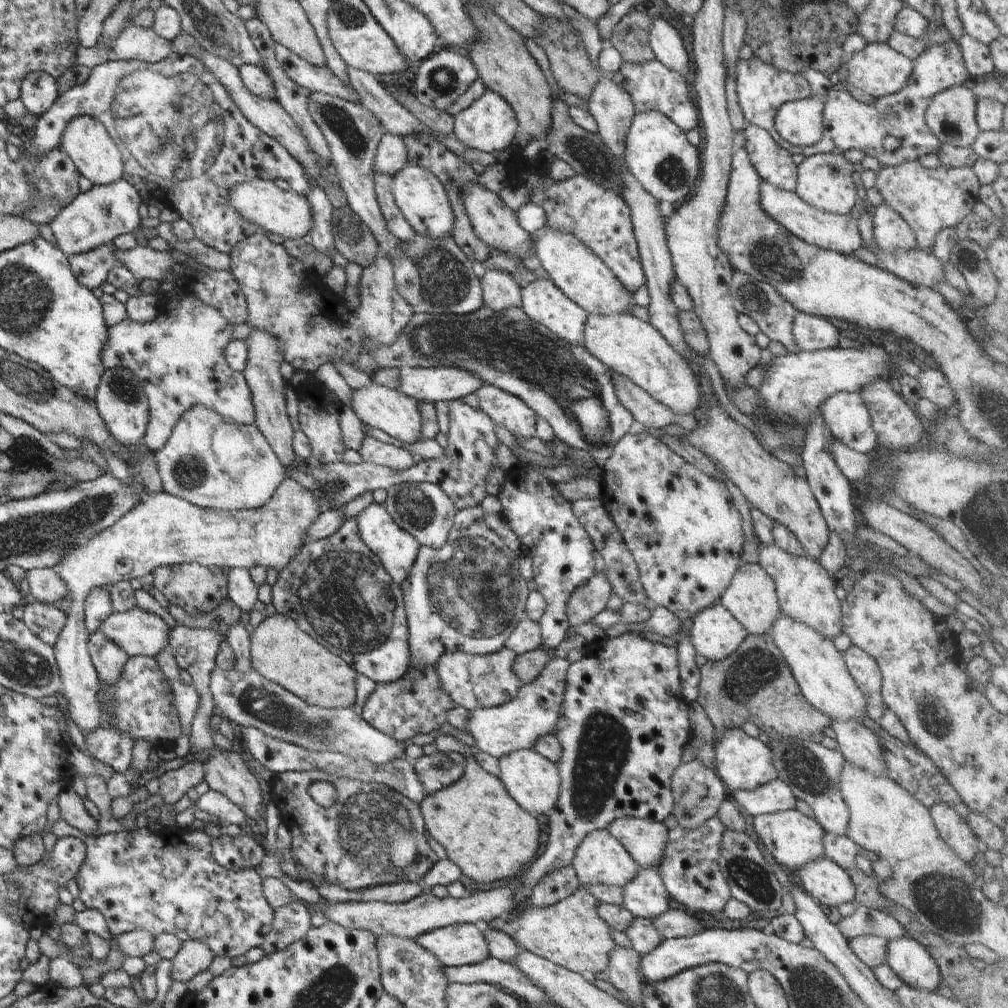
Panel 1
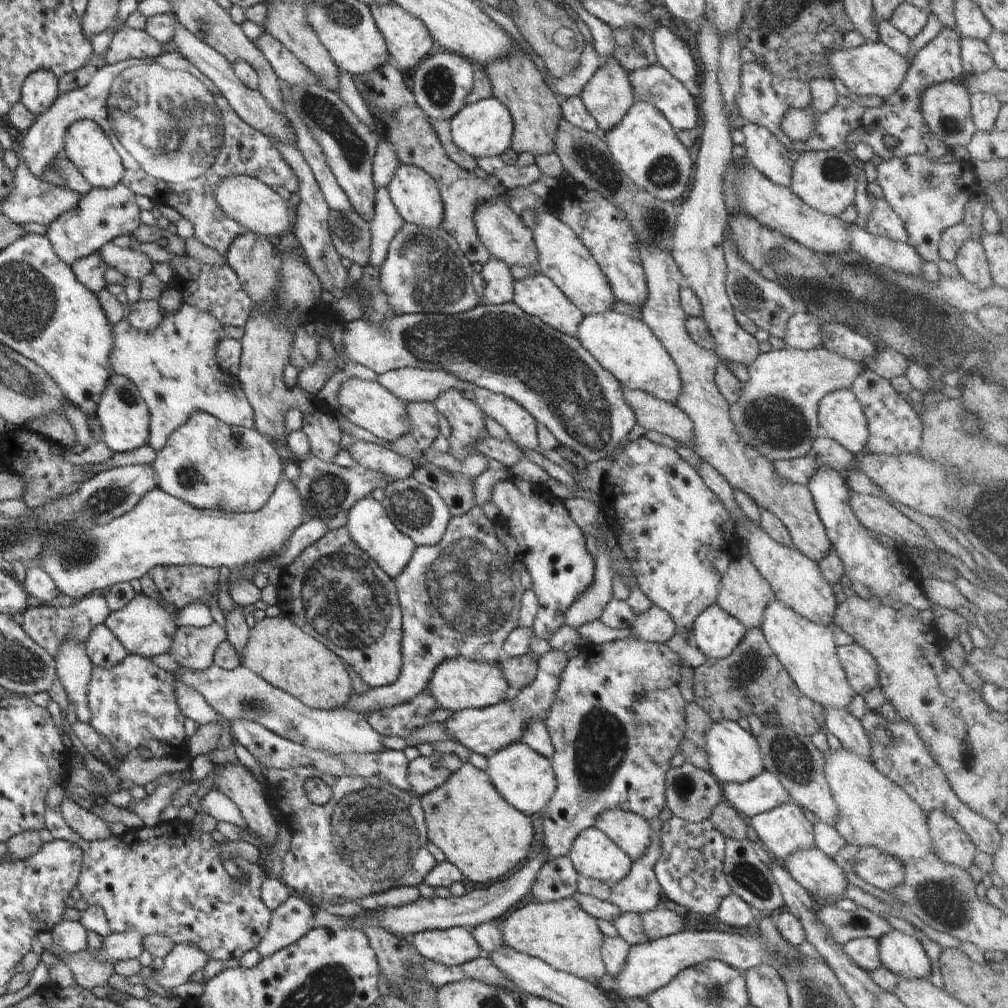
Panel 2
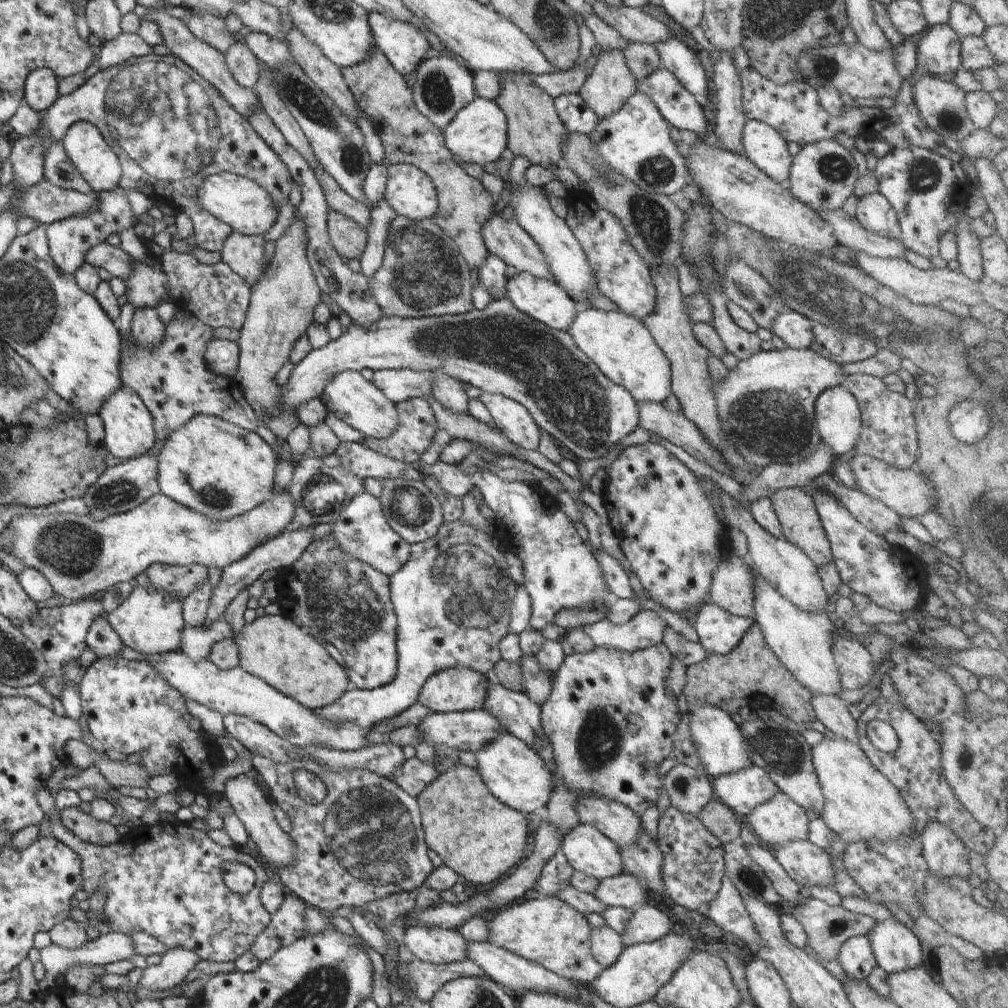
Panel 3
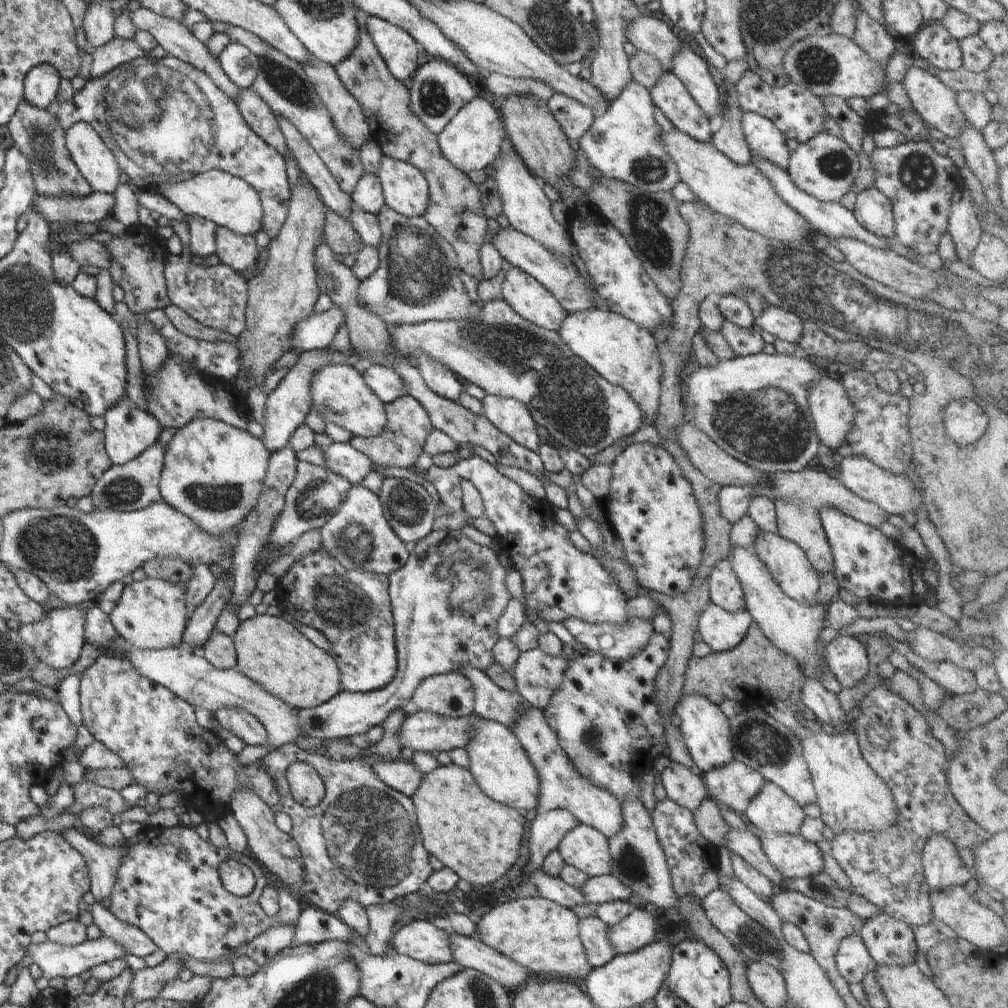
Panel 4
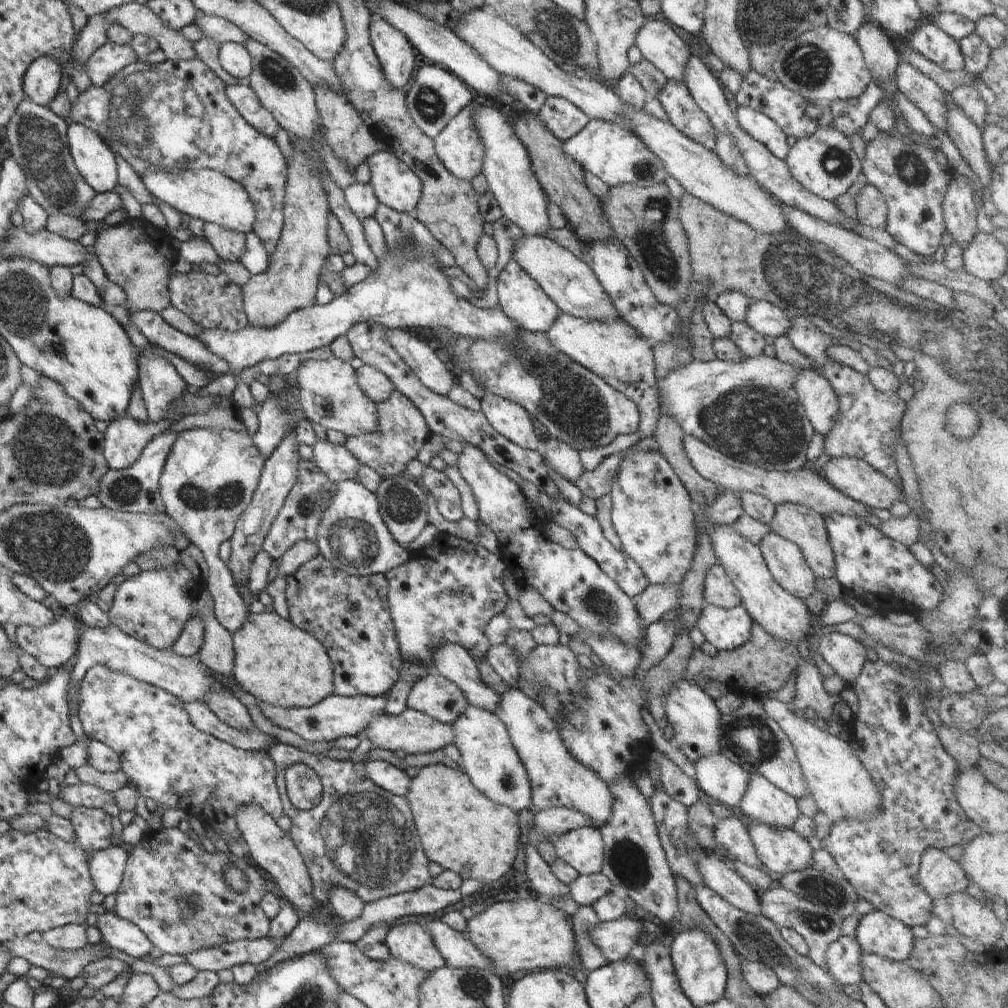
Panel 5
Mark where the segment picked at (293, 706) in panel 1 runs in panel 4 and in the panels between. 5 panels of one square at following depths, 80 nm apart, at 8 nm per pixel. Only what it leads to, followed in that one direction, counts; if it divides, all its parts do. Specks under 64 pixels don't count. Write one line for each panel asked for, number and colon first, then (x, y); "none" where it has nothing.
2: (240, 694)
3: (225, 691)
4: (185, 673)

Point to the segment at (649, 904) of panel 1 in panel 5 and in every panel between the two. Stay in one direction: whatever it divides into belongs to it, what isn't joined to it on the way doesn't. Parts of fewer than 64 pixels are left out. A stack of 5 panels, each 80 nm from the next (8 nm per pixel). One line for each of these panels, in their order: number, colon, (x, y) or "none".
2: (640, 892)
3: (624, 891)
4: (598, 890)
5: (586, 889)

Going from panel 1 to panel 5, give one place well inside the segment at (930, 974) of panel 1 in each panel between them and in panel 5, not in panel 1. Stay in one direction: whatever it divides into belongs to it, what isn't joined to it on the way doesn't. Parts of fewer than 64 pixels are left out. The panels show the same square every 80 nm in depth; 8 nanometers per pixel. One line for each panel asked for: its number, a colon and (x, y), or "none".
2: (904, 955)
3: (895, 947)
4: (888, 941)
5: (876, 933)

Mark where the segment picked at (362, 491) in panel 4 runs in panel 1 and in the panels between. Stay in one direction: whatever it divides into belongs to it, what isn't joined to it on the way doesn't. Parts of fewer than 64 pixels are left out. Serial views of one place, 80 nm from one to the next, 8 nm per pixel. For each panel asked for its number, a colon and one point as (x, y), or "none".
1: (397, 549)
2: (368, 525)
3: (361, 530)

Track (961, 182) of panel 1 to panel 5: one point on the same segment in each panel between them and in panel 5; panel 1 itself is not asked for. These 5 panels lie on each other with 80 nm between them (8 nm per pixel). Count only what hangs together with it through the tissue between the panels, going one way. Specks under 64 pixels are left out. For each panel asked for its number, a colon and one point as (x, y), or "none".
2: (929, 197)
3: (928, 192)
4: (919, 183)
5: (913, 178)

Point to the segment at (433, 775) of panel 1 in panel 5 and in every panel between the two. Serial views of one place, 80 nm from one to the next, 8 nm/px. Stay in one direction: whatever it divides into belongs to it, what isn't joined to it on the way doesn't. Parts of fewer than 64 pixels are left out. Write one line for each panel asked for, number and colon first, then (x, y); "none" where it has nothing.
2: (424, 777)
3: (413, 776)
4: (404, 777)
5: (391, 779)

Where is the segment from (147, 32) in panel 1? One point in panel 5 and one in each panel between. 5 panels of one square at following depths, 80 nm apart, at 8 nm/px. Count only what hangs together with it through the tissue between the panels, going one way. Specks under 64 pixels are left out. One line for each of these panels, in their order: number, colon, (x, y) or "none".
2: (127, 43)
3: (126, 47)
4: (116, 53)
5: (106, 61)

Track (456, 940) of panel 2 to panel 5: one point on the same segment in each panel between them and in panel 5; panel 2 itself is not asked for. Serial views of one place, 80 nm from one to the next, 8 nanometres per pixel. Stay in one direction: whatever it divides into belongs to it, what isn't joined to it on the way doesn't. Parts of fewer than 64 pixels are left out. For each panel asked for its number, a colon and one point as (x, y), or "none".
3: (432, 944)
4: (420, 940)
5: (409, 942)

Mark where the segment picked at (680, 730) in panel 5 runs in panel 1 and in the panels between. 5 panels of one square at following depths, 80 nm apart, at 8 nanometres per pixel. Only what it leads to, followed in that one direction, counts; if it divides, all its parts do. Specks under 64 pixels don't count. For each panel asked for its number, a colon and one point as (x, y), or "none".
1: (744, 763)
2: (734, 756)
3: (718, 740)
4: (705, 732)

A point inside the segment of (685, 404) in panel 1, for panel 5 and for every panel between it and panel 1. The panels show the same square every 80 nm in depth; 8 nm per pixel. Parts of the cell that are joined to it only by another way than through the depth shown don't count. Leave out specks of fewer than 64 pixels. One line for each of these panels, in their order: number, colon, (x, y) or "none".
2: (627, 348)
3: (620, 345)
4: (625, 355)
5: (612, 350)

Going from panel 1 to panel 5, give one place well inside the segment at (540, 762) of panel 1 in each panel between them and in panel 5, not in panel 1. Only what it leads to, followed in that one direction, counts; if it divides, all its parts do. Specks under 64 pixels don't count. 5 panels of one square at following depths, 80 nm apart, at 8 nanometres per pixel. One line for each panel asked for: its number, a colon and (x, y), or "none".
2: (526, 779)
3: (512, 772)
4: (504, 773)
5: (489, 760)

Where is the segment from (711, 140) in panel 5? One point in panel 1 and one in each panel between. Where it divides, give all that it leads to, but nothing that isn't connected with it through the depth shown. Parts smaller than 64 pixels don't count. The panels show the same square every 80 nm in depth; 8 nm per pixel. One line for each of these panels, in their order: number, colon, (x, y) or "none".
1: (652, 87)
2: (654, 84)
3: (677, 106)
4: (669, 95)

